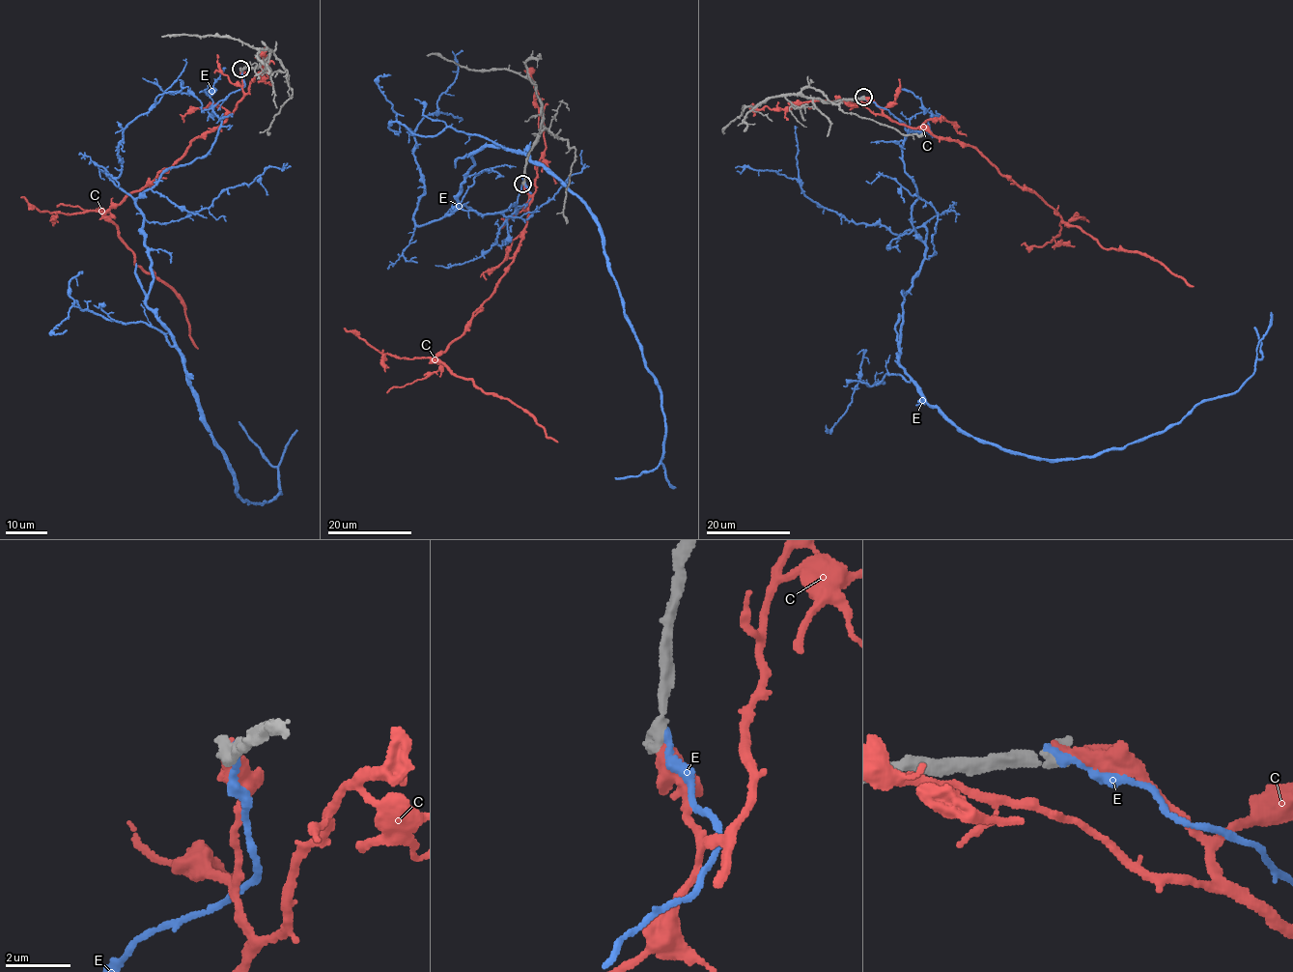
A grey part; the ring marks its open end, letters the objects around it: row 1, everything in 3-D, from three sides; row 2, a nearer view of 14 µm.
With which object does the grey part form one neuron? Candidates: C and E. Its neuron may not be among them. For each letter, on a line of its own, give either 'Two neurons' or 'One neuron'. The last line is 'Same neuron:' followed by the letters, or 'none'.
C: Two neurons
E: Two neurons
Same neuron: none

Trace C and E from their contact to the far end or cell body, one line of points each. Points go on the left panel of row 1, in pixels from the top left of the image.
C: (241, 70), (242, 96), (222, 124), (194, 138), (172, 167), (105, 214), (136, 265), (176, 293), (198, 348)
E: (241, 71), (213, 110), (212, 147), (135, 202), (146, 306), (237, 498), (267, 502), (277, 469), (239, 421)

